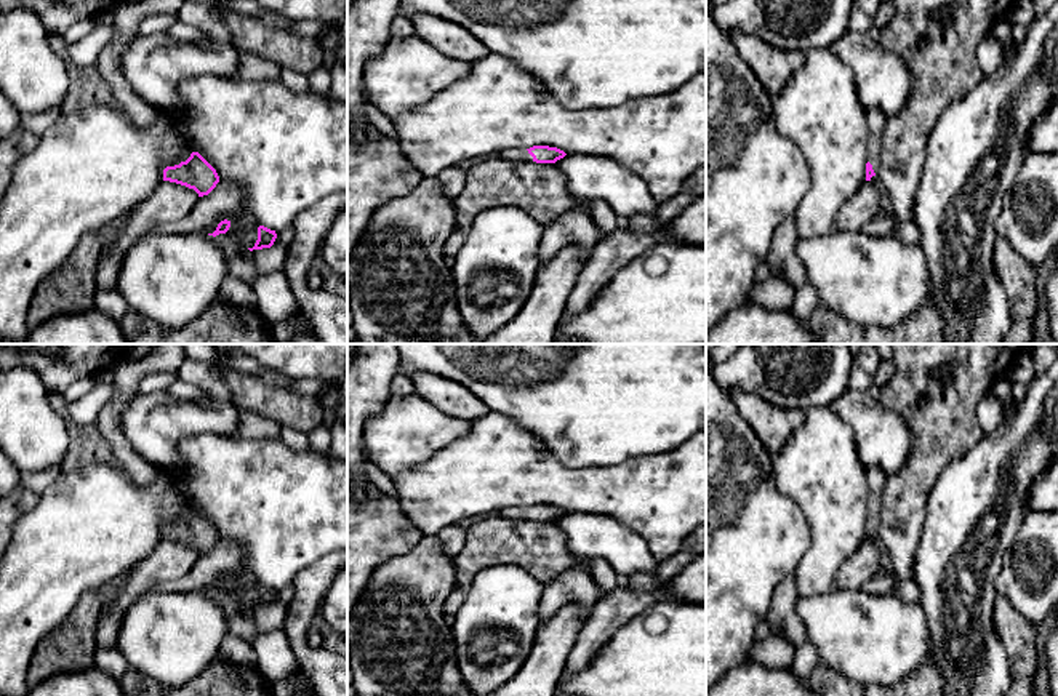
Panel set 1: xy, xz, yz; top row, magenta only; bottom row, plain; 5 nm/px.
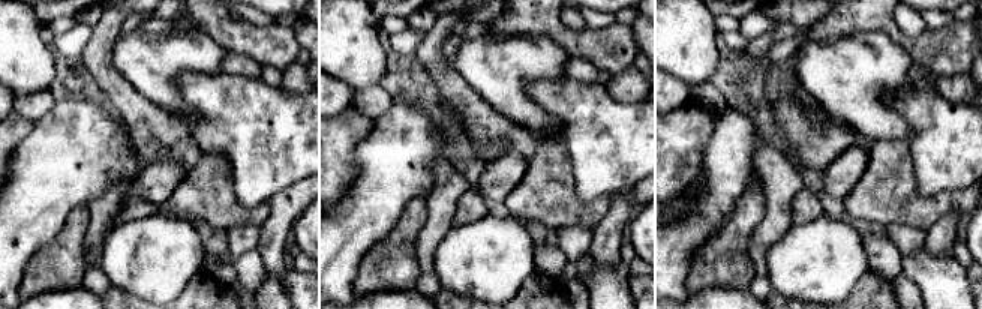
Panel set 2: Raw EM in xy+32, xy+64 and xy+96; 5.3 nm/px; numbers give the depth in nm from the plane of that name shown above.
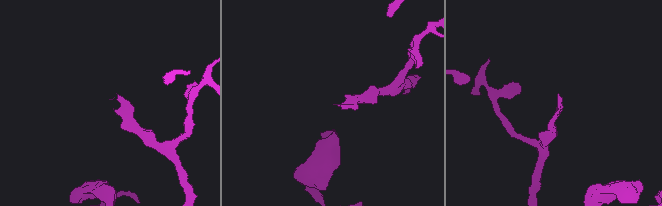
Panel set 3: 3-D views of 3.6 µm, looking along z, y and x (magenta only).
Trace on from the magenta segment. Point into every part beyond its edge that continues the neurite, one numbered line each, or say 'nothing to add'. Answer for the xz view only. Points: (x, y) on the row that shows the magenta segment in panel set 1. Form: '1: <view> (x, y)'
1: xz (508, 154)

